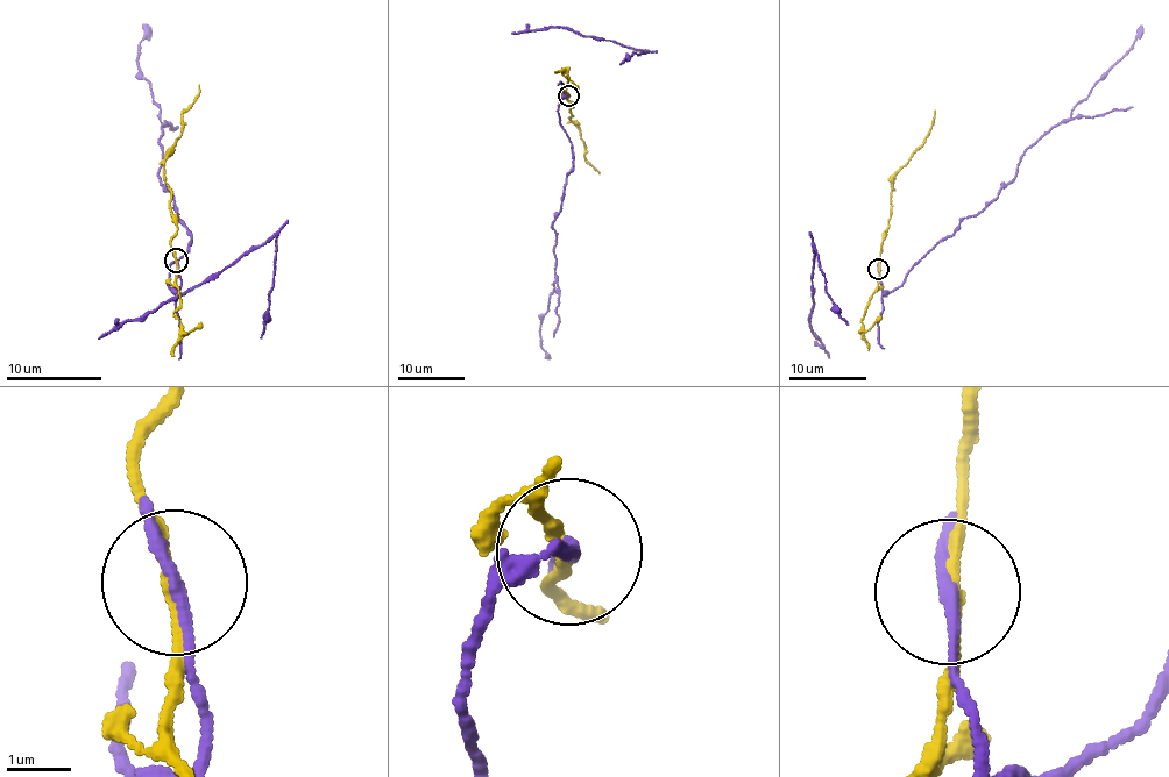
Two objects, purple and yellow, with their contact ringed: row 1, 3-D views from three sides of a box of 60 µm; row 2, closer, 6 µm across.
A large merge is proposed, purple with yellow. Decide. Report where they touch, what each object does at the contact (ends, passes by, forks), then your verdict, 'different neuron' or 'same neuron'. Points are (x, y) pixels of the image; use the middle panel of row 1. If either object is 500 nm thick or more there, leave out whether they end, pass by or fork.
(568, 95) | purple passes by | yellow passes by | different neuron

